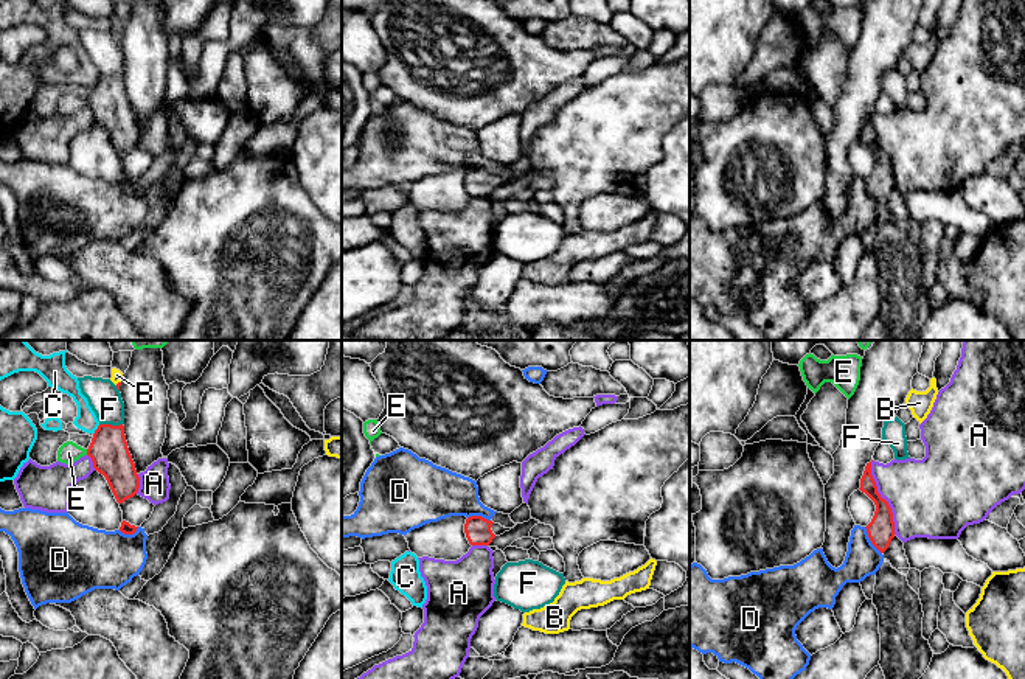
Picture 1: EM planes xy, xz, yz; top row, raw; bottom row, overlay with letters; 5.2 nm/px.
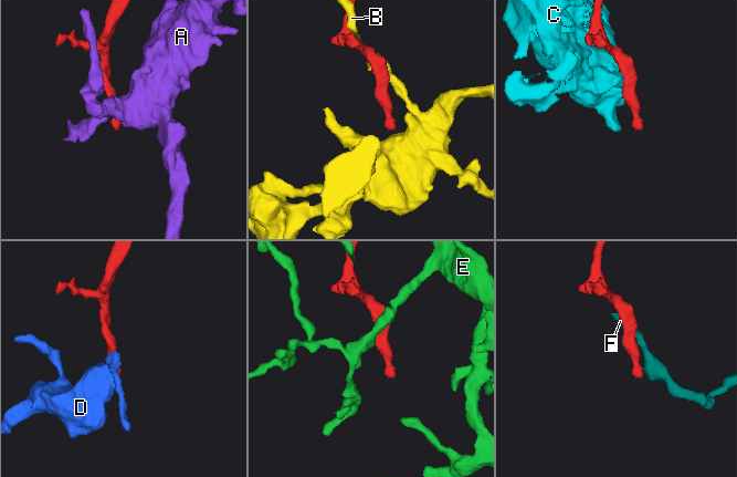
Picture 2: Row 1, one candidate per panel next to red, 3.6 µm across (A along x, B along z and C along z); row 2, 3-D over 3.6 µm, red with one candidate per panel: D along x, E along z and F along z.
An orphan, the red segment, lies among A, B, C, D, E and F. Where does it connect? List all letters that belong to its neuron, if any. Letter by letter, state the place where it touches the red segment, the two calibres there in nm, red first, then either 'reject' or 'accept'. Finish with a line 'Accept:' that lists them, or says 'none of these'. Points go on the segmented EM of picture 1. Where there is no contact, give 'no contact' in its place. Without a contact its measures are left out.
A: contact yz (881, 497); calibres 140 and 400 nm; reject
B: contact xy (118, 383); calibres 20 and 60 nm; reject
C: contact xy (97, 429); calibres 200 and 110 nm; reject
D: contact yz (870, 539); calibres 140 and 180 nm; reject
E: contact xy (87, 452); calibres 200 and 110 nm; reject
F: contact xy (111, 424); calibres 200 and 170 nm; reject
Accept: none of these

